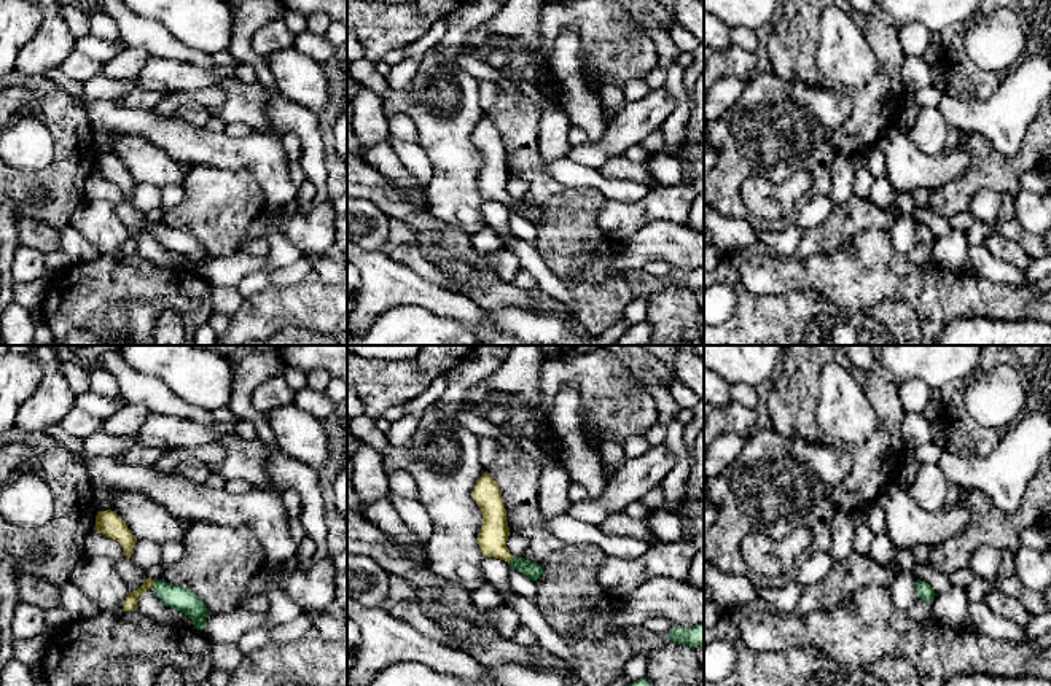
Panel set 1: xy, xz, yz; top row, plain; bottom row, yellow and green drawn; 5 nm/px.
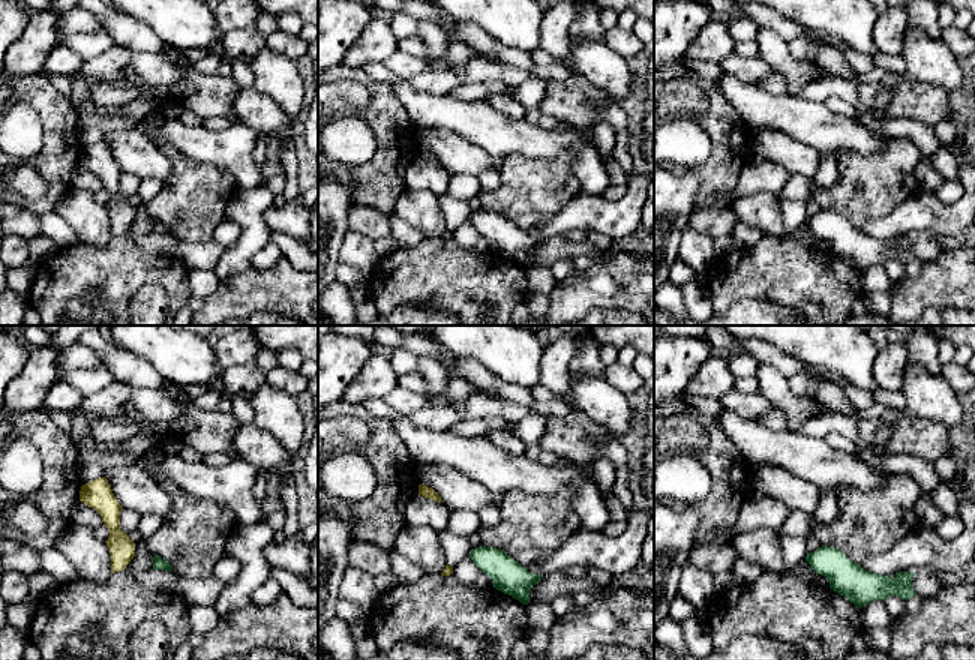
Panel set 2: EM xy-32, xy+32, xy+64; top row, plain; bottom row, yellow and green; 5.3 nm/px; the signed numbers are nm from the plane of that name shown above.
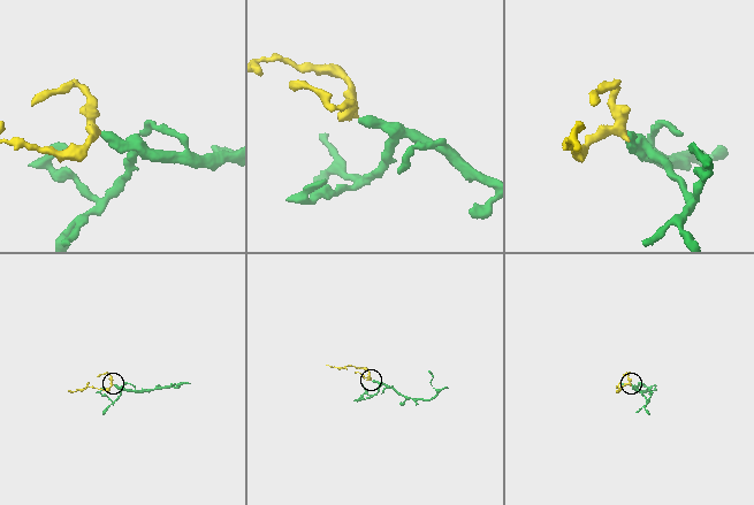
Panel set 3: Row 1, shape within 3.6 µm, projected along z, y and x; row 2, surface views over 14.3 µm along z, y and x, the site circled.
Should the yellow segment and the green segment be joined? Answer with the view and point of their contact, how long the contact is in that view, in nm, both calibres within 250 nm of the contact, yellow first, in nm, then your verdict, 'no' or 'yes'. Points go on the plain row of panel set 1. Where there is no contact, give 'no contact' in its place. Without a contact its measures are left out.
xy (153, 226) | 50 nm | 70/120 nm | yes

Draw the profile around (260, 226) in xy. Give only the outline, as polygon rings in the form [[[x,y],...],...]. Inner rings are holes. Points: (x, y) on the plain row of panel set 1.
[[[282,210],[260,213],[252,221],[250,228],[244,232],[244,236],[239,239],[237,247],[247,240],[252,240],[252,239],[266,240],[269,226],[275,221],[277,215],[282,215]]]

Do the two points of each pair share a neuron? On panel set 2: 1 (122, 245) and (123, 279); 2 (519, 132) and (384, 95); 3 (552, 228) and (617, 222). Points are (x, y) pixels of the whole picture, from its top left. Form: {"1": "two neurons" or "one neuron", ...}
{"1": "one neuron", "2": "two neurons", "3": "one neuron"}

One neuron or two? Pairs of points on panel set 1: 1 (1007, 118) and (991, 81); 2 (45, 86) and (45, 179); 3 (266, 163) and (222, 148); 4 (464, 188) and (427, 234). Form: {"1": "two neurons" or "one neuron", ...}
{"1": "two neurons", "2": "one neuron", "3": "one neuron", "4": "two neurons"}

